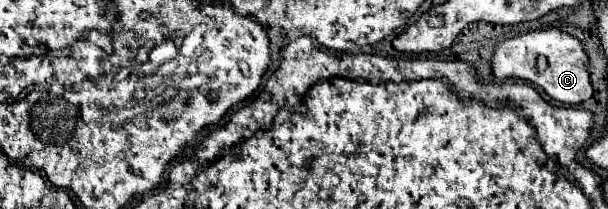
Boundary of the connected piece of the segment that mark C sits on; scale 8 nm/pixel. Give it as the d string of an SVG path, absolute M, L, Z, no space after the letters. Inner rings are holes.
M556 28L528 32L500 42L492 54L492 76L498 80L506 78L530 80L532 84L540 86L552 100L562 104L580 104L592 98L592 84L588 78L588 56L582 48L582 42ZM538 56L546 56L548 60L548 68L542 74L536 72Z

